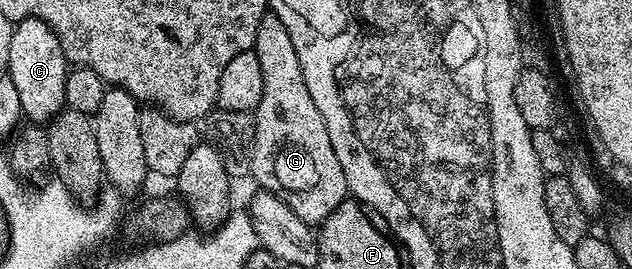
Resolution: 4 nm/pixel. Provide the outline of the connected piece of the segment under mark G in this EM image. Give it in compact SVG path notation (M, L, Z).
M277 17L262 19L253 49L259 55L259 67L263 67L263 99L255 110L252 180L257 180L264 192L274 193L306 225L320 226L349 193L343 167L331 147L331 135L327 135L327 123L307 91L291 35Z

